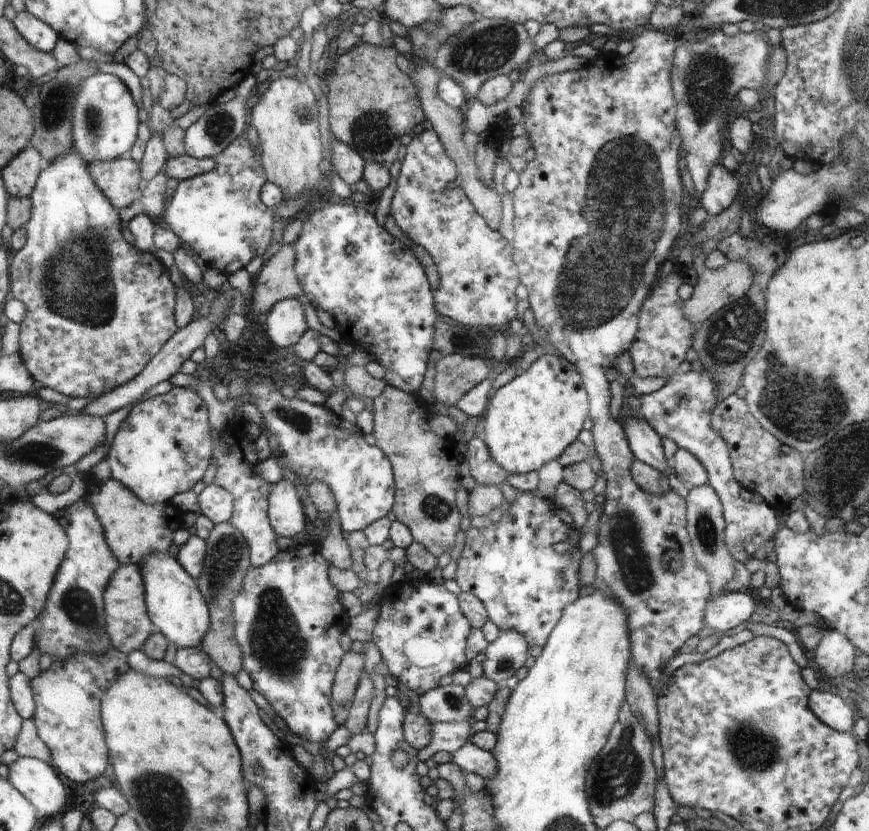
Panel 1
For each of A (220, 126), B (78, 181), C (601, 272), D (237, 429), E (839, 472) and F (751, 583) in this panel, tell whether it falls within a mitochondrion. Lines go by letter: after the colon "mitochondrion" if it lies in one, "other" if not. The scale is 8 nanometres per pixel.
A: mitochondrion
B: other
C: mitochondrion
D: other
E: mitochondrion
F: other

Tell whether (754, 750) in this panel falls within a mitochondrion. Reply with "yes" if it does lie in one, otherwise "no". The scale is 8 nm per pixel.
yes

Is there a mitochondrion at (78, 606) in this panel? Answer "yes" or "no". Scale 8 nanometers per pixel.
yes

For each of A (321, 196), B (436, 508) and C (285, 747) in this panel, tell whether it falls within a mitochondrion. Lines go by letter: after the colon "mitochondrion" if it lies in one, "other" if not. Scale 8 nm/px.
A: other
B: mitochondrion
C: other

